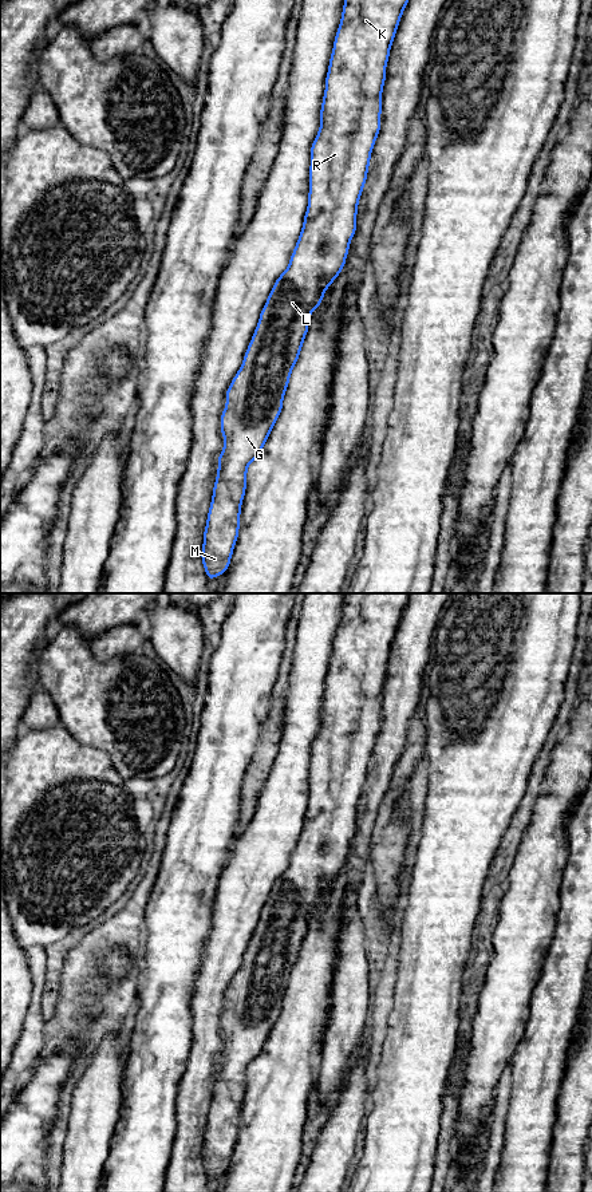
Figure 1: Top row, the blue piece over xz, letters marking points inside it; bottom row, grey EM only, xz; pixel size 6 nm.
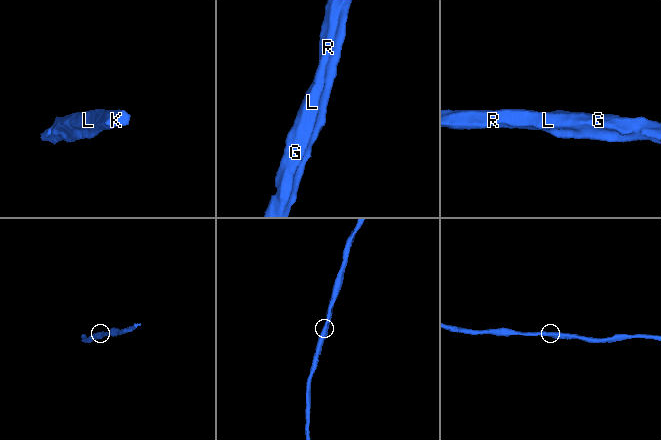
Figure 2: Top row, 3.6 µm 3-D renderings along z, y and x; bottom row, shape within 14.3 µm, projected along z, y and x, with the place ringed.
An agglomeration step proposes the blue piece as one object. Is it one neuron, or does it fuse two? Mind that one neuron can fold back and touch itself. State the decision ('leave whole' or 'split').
leave whole

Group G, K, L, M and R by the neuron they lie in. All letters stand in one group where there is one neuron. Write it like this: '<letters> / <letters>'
G K L M R

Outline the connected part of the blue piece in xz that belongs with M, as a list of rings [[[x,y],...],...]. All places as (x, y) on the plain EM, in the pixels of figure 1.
[[[346,593],[342,621],[334,642],[334,650],[325,678],[325,692],[320,711],[320,730],[311,747],[308,809],[291,863],[276,880],[260,913],[260,920],[248,946],[242,966],[226,990],[226,1006],[221,1014],[221,1034],[225,1047],[218,1055],[217,1078],[204,1133],[202,1164],[208,1181],[225,1175],[238,1137],[240,1112],[246,1089],[246,1069],[263,1051],[283,1009],[283,998],[289,976],[299,959],[308,932],[308,917],[321,904],[323,895],[339,876],[346,864],[351,838],[356,830],[359,798],[367,779],[370,757],[380,731],[382,690],[386,680],[386,664],[390,648],[409,603],[410,593]]]

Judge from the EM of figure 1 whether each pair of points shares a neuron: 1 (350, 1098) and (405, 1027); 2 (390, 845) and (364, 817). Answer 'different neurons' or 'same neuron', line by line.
1: different neurons
2: different neurons

